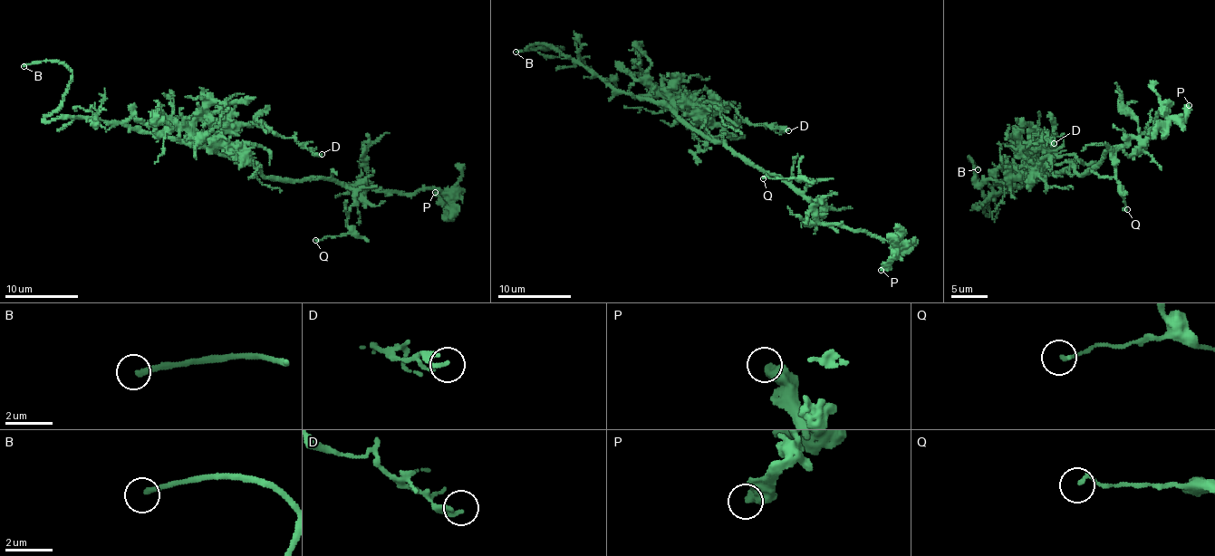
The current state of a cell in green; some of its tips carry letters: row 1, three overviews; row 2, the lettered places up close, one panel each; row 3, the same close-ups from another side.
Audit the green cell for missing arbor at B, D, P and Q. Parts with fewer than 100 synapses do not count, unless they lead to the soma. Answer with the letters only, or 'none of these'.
B

